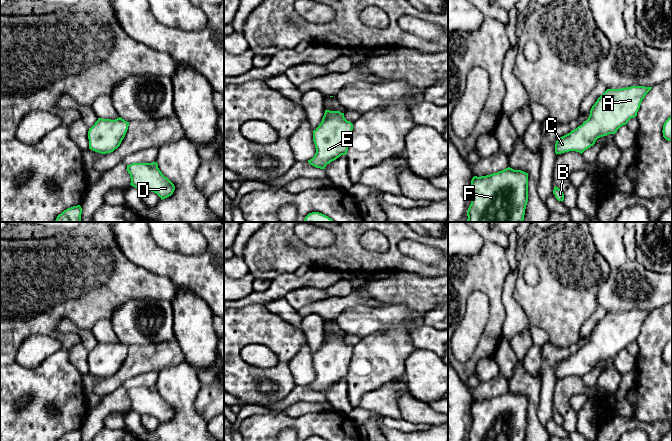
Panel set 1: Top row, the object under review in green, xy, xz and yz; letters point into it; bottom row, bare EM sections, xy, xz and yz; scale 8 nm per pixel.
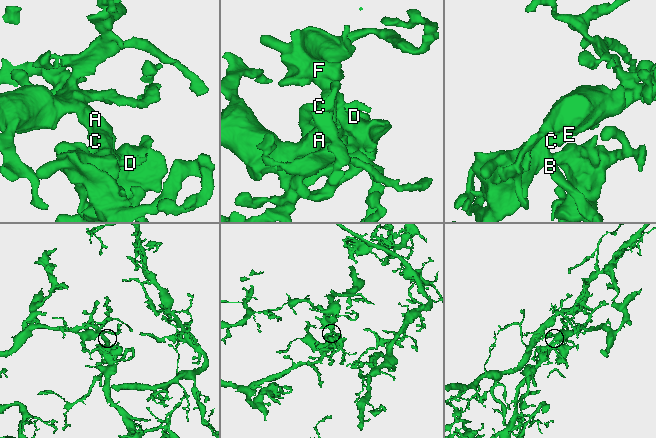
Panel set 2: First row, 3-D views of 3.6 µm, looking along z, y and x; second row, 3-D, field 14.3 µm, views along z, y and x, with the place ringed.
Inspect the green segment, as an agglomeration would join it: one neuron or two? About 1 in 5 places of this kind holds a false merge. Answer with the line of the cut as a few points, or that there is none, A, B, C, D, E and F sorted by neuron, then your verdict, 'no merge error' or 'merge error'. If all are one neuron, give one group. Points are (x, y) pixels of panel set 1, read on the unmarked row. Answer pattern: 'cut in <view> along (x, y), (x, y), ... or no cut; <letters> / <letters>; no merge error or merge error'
no cut; A B C D E F; no merge error

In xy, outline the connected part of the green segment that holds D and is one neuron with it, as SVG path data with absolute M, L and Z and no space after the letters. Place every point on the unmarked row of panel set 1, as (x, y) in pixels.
M157 386L132 387L126 394L130 398L131 410L154 416L161 424L171 420L175 414L174 408L159 394Z

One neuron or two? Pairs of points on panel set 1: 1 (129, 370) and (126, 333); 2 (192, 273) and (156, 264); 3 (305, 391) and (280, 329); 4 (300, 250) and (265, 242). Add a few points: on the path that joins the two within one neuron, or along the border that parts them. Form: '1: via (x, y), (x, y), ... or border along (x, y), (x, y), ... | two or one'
1: border along (152, 342), (129, 346) | two
2: via (183, 270), (174, 265), (165, 264) | one
3: border along (295, 385), (277, 401) | two
4: via (291, 250), (274, 250) | one

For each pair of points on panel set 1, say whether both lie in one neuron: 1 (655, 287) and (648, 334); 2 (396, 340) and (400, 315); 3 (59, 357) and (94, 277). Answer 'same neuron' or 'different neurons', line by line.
1: different neurons
2: different neurons
3: same neuron

